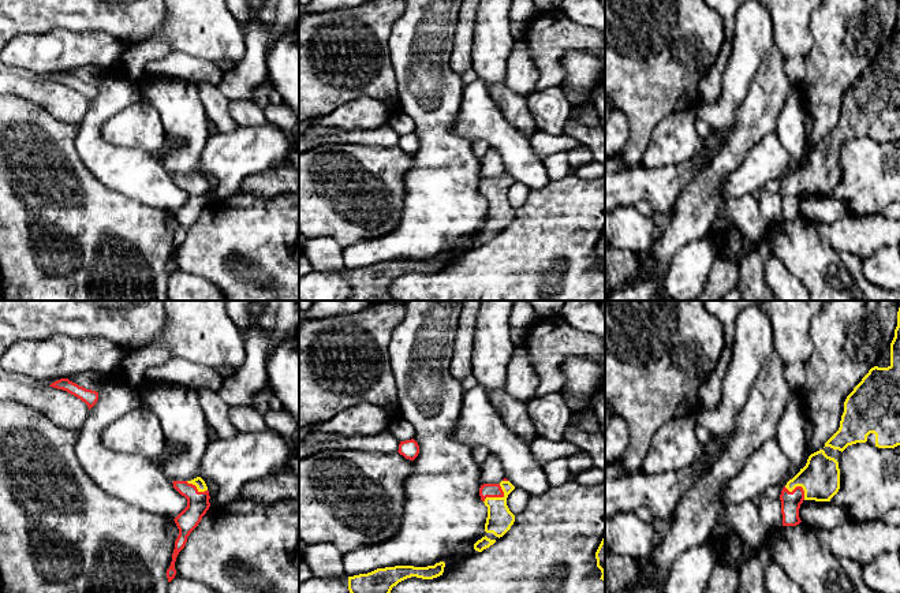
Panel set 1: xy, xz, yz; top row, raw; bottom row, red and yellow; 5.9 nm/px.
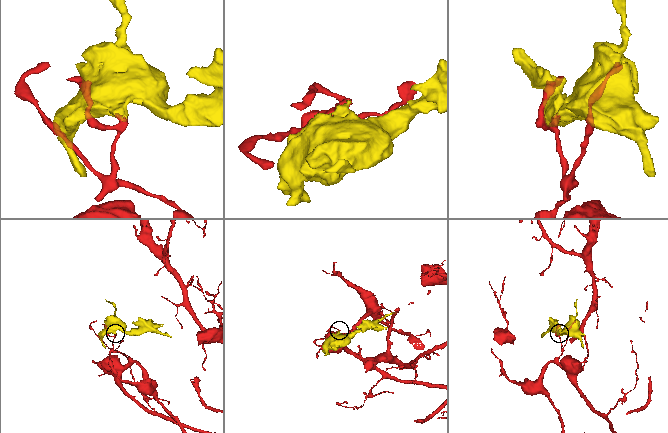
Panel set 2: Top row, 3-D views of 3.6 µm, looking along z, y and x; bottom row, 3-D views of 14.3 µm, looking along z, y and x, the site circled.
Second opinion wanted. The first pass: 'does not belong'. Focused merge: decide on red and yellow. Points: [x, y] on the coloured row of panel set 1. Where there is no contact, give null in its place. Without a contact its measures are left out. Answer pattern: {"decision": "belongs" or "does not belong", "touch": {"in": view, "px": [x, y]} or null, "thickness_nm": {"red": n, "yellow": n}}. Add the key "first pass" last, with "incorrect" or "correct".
{"decision": "belongs", "touch": {"in": "xz", "px": [497, 496]}, "thickness_nm": {"red": 80, "yellow": 150}, "first pass": "incorrect"}

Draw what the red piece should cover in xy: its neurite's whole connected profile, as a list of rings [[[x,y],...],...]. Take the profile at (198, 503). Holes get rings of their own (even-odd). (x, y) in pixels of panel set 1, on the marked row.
[[[201,477],[191,481],[173,481],[172,484],[173,488],[187,499],[187,507],[173,519],[179,529],[179,536],[175,541],[171,566],[167,570],[168,582],[171,582],[176,575],[175,562],[179,552],[184,548],[187,537],[198,526],[210,507],[209,491]]]

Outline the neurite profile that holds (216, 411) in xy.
[[[203,388],[197,395],[206,422],[217,432],[219,439],[235,437],[239,430],[231,422],[231,407],[220,398],[219,392]]]

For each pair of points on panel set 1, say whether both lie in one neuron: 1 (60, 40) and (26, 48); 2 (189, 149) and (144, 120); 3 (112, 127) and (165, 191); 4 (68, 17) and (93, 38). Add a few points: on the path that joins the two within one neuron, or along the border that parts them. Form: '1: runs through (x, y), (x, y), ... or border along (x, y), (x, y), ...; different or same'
1: runs through (52, 48), (34, 48); same
2: border along (150, 105), (156, 109), (167, 138); different
3: border along (100, 131), (109, 142), (134, 146), (156, 157); different
4: border along (55, 28), (66, 30), (103, 30), (118, 40); different

